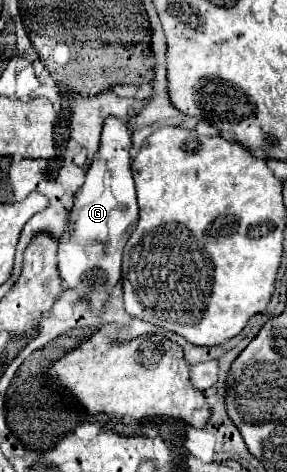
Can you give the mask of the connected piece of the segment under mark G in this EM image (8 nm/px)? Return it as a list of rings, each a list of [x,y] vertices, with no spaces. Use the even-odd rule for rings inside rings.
[[[115,116],[105,118],[99,152],[87,170],[85,184],[75,194],[75,204],[73,204],[71,216],[69,216],[69,240],[63,240],[59,244],[59,274],[67,288],[77,290],[91,302],[93,312],[101,312],[103,302],[107,302],[113,286],[119,282],[121,254],[123,254],[123,248],[125,248],[131,232],[135,230],[138,223],[139,209],[136,188],[133,186],[133,178],[131,178],[131,154],[129,154],[131,144],[133,144],[133,140],[131,140],[131,132],[127,130],[127,122],[123,122]]]

